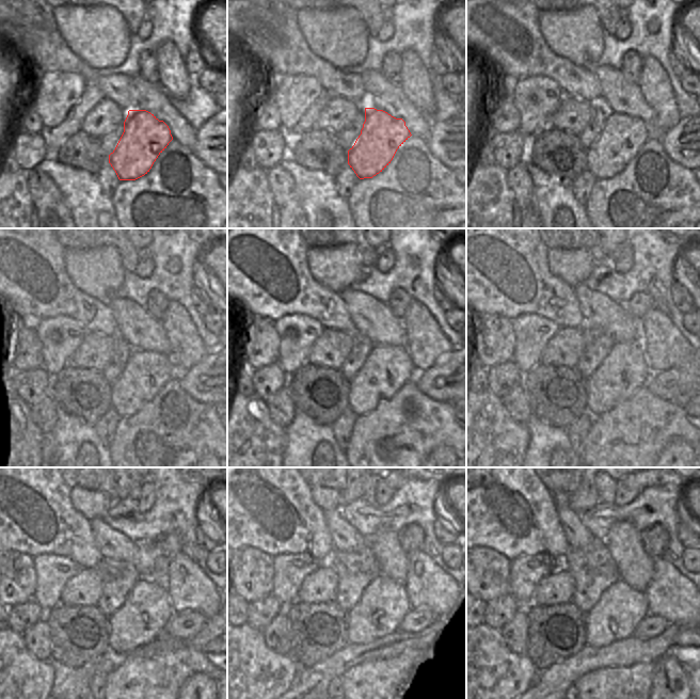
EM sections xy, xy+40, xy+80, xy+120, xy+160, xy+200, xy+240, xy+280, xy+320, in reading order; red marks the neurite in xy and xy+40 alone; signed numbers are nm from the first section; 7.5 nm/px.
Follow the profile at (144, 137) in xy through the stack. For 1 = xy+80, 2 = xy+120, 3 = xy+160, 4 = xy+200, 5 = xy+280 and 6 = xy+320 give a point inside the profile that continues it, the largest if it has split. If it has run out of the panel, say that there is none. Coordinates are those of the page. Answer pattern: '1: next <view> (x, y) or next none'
1: next xy+80 (622, 136)
2: next xy+120 (144, 374)
3: next xy+160 (387, 368)
4: next xy+200 (625, 369)
5: next xy+280 (383, 604)
6: next xy+320 (620, 608)

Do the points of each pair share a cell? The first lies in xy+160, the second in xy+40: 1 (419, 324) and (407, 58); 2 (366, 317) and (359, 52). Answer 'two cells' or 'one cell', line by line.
1: one cell
2: two cells

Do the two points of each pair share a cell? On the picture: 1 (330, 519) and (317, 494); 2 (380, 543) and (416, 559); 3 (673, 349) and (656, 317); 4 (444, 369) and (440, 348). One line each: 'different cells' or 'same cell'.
1: different cells
2: different cells
3: same cell
4: different cells

